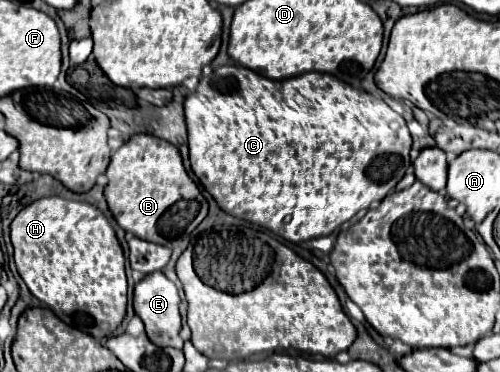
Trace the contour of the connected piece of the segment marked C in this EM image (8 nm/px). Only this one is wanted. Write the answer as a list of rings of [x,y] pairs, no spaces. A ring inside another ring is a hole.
[[[229,64],[213,70],[209,76],[203,76],[199,80],[199,86],[193,94],[185,98],[185,120],[187,120],[187,130],[189,130],[189,160],[191,160],[191,170],[199,178],[199,182],[207,188],[207,192],[215,198],[221,210],[227,214],[247,220],[251,224],[263,226],[277,236],[281,236],[287,242],[307,242],[319,236],[329,236],[339,228],[343,222],[351,220],[359,210],[369,208],[373,202],[381,202],[389,190],[397,186],[397,182],[405,176],[407,166],[411,164],[409,152],[411,152],[411,134],[407,128],[407,122],[403,116],[393,112],[383,100],[371,96],[365,90],[357,90],[339,78],[331,74],[319,74],[319,72],[309,72],[301,74],[295,78],[287,80],[271,80],[265,78],[245,66],[239,64]]]

